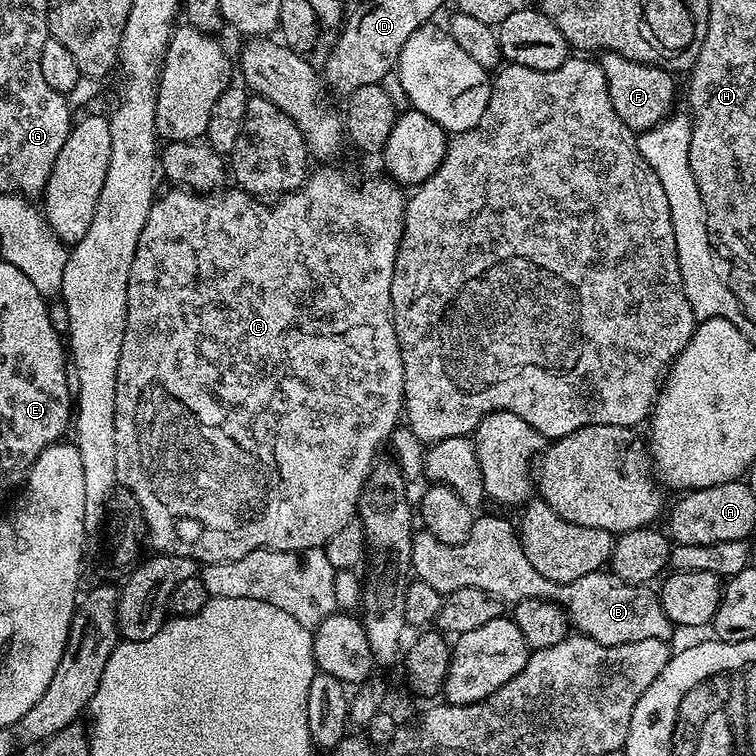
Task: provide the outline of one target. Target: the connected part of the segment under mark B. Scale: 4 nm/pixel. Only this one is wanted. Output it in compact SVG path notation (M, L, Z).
M480 516L473 519L470 534L460 544L438 542L434 534L417 531L412 538L412 566L415 579L434 586L442 594L459 588L486 590L505 605L514 606L523 600L552 600L568 615L569 625L579 635L606 646L626 642L642 642L646 638L671 641L674 625L666 618L662 602L651 587L639 584L621 584L611 571L582 574L574 582L555 584L538 574L522 550L518 528L504 516Z

